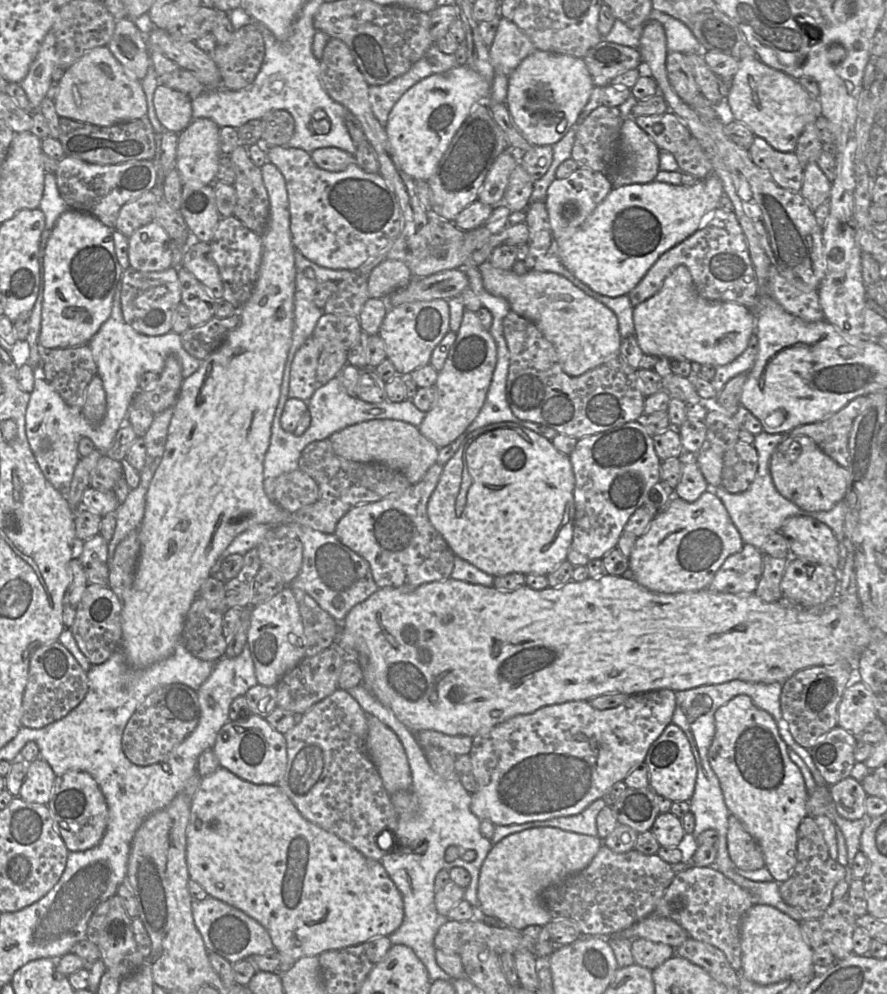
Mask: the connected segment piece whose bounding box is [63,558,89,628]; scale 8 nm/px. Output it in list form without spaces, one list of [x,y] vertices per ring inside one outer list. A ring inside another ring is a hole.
[[[72,558],[69,561],[69,573],[70,584],[63,598],[63,623],[65,628],[72,627],[78,604],[89,585],[89,581],[79,559]]]

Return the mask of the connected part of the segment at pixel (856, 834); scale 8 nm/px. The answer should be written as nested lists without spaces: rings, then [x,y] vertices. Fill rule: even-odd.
[[[833,800],[830,802],[830,813],[827,817],[835,823],[837,828],[841,830],[845,839],[845,844],[847,848],[847,865],[845,866],[845,880],[848,882],[848,884],[850,884],[850,882],[853,880],[851,876],[853,861],[855,855],[860,851],[860,838],[862,831],[868,822],[868,818],[865,817],[863,819],[854,821],[842,818],[838,814]]]

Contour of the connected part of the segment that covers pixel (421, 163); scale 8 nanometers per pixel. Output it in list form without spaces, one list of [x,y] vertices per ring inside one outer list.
[[[466,65],[432,74],[409,88],[391,109],[384,127],[398,168],[414,180],[428,181],[462,123],[477,103],[489,98],[490,89],[491,84]]]

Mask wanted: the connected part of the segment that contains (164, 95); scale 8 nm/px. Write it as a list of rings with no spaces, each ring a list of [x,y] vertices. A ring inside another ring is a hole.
[[[158,85],[153,96],[156,116],[165,131],[181,133],[192,121],[190,97],[165,85]]]

